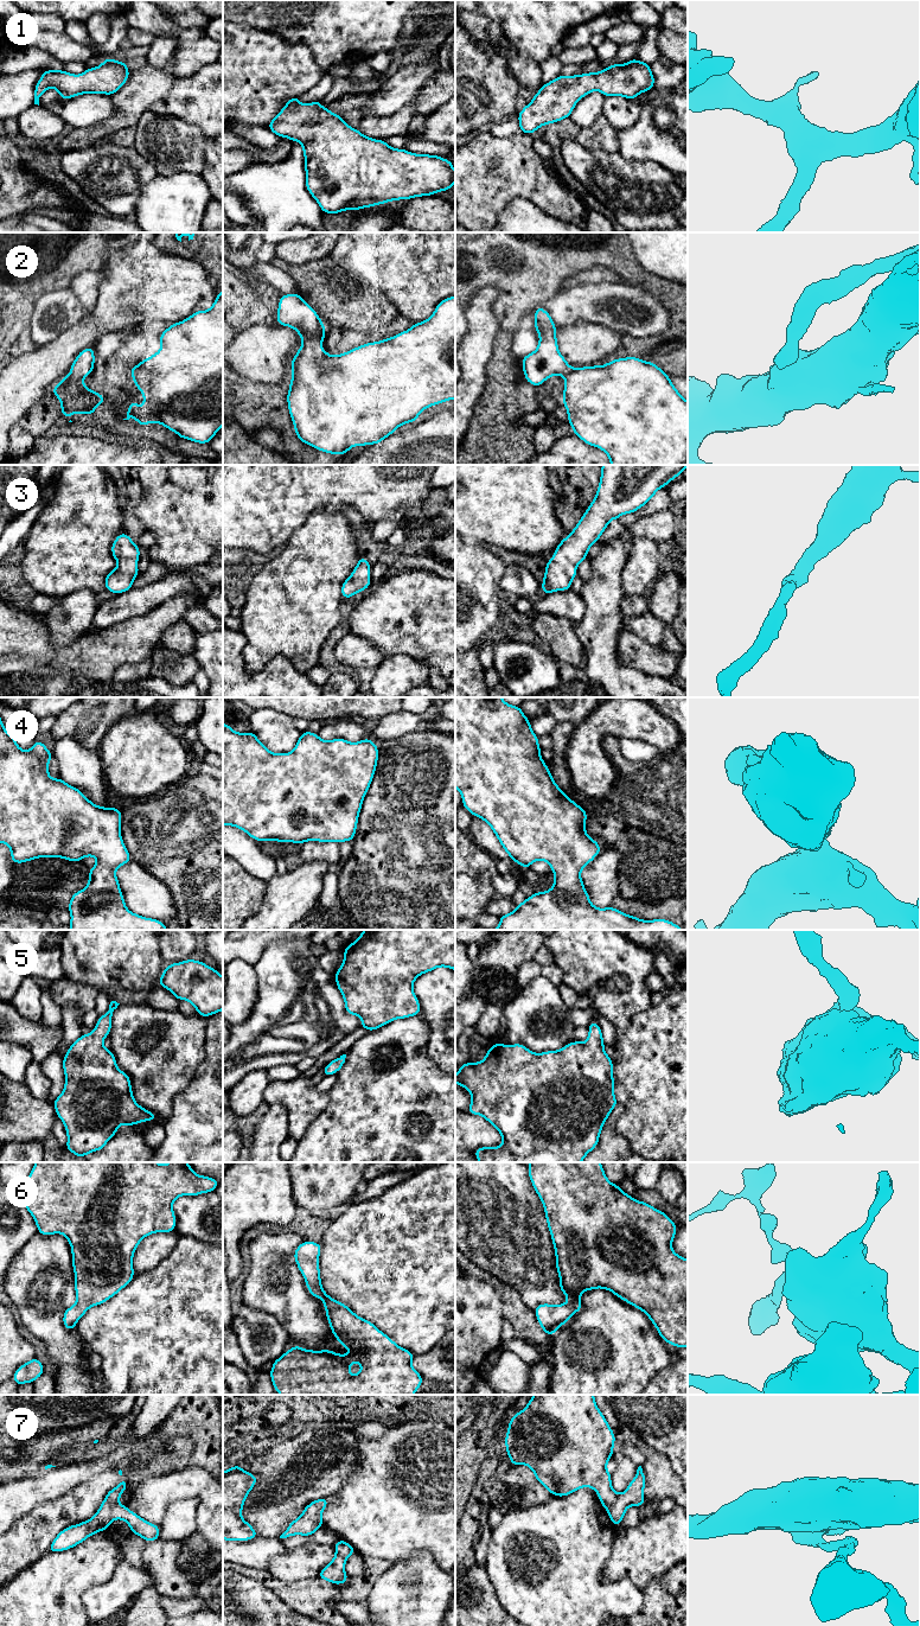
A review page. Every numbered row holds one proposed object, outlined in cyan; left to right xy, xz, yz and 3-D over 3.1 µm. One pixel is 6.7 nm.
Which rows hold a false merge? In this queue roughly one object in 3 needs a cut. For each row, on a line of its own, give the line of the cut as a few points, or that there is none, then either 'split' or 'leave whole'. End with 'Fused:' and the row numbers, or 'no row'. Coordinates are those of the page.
1: no cut | leave whole
2: no cut | leave whole
3: no cut | leave whole
4: no cut | leave whole
5: no cut | leave whole
6: no cut | leave whole
7: yz (619, 1494), (607, 1510) | split
Fused: 7

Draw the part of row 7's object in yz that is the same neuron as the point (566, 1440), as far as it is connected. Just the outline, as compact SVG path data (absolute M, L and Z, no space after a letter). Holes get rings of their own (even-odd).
M534 1395L528 1405L519 1413L516 1413L509 1422L509 1429L505 1436L505 1448L507 1450L507 1458L511 1460L513 1466L526 1465L530 1467L537 1479L552 1496L564 1497L574 1493L575 1491L587 1486L596 1491L601 1505L608 1510L618 1499L618 1493L612 1486L612 1474L607 1471L607 1462L614 1454L613 1447L615 1443L615 1435L609 1427L603 1414L599 1410L594 1395Z

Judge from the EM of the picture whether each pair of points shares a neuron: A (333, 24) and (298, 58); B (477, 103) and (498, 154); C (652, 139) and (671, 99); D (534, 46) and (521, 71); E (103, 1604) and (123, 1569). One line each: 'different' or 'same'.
A: different
B: different
C: same
D: different
E: same

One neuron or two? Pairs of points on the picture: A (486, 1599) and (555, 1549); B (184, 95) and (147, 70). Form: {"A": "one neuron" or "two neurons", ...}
{"A": "two neurons", "B": "two neurons"}

